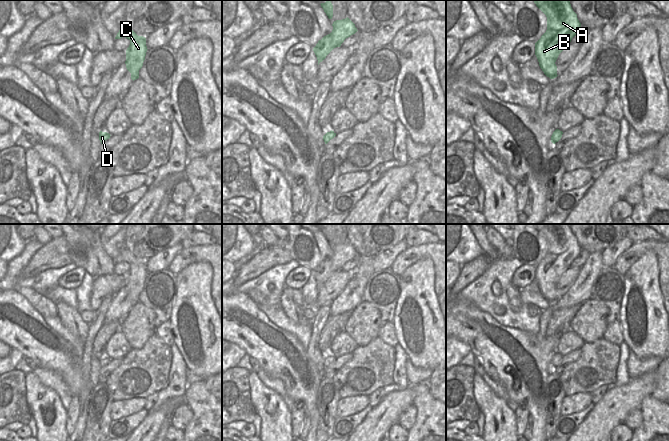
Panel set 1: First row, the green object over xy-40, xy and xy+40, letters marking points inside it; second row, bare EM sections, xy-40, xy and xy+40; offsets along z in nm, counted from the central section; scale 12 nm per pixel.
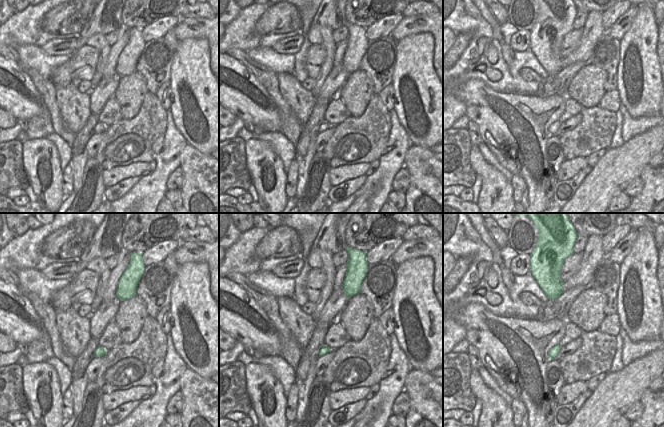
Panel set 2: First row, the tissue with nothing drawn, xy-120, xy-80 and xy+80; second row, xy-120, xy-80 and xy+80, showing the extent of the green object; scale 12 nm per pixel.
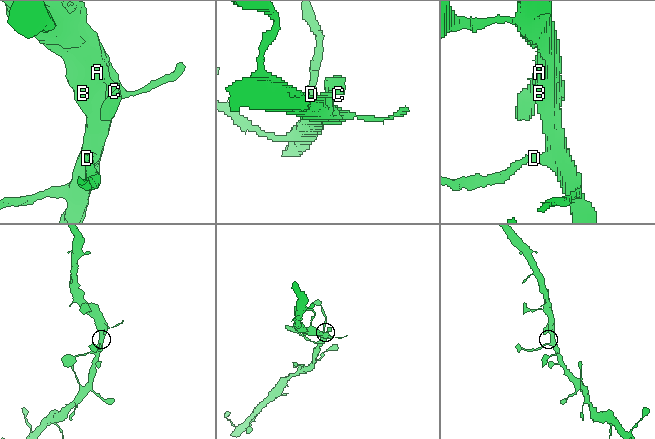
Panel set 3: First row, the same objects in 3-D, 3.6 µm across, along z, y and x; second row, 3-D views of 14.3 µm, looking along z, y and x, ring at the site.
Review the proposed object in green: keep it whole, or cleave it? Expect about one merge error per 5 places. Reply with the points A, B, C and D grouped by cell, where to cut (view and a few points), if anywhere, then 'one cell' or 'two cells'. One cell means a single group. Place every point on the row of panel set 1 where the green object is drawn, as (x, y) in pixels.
groups A B C D; cut none; one cell

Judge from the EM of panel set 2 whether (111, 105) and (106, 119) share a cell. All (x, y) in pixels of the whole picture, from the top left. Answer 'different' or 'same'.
same

